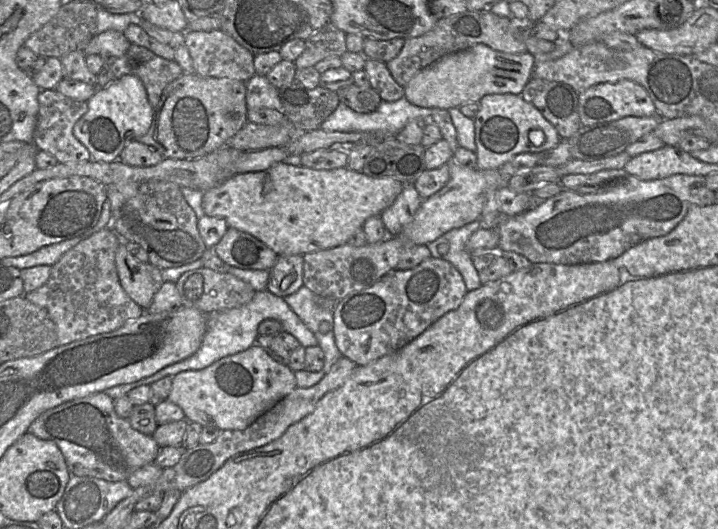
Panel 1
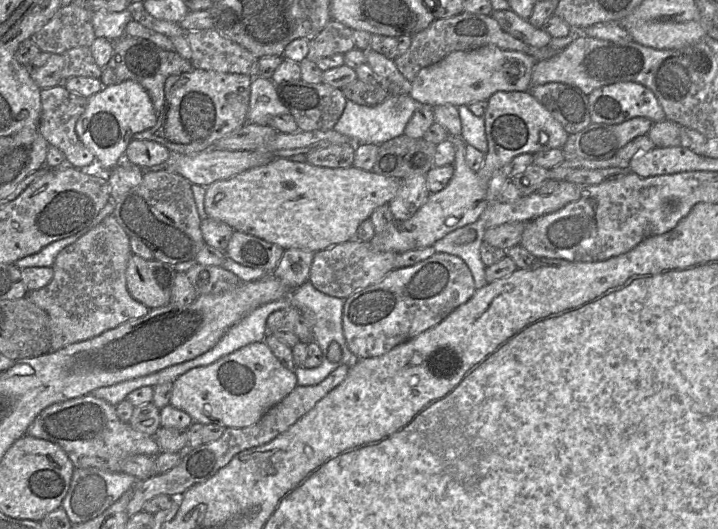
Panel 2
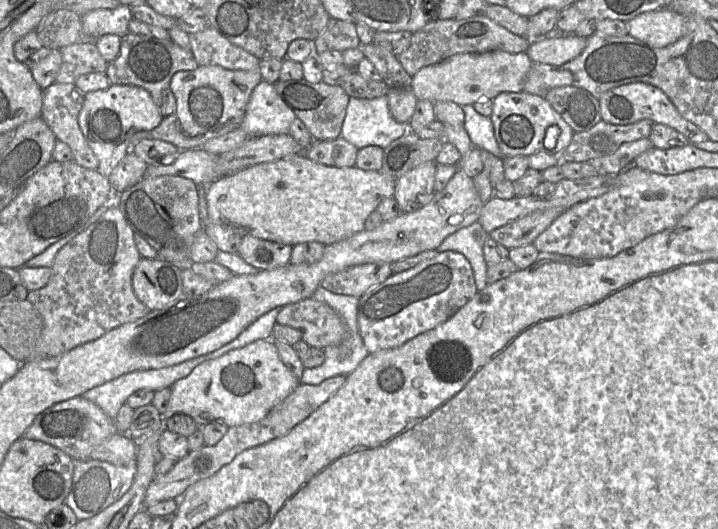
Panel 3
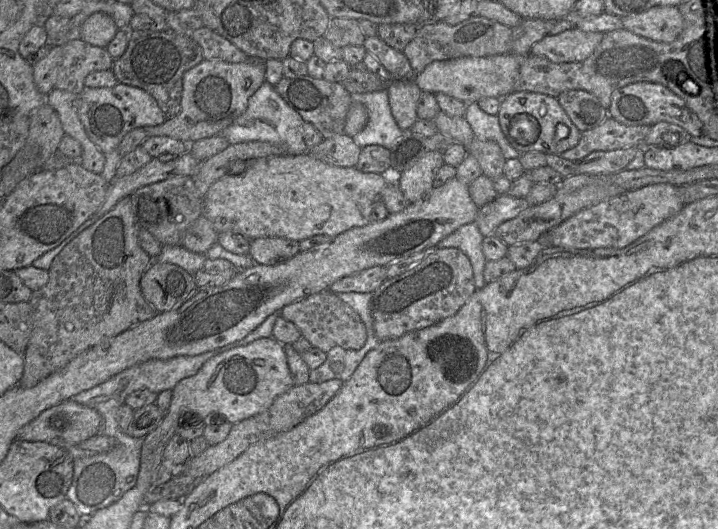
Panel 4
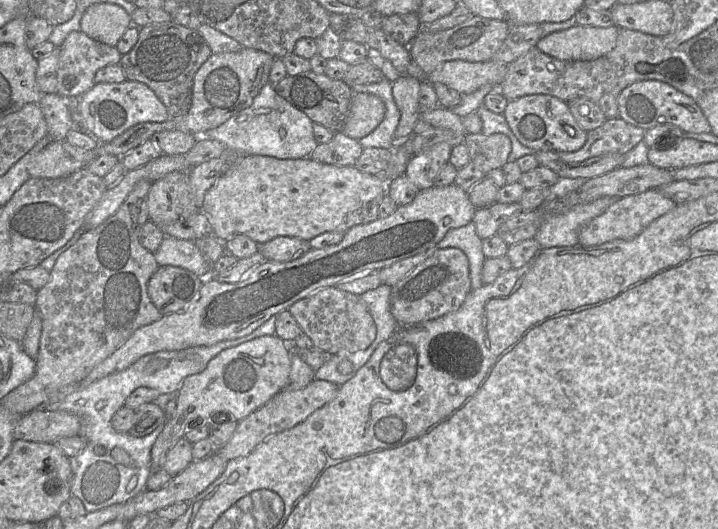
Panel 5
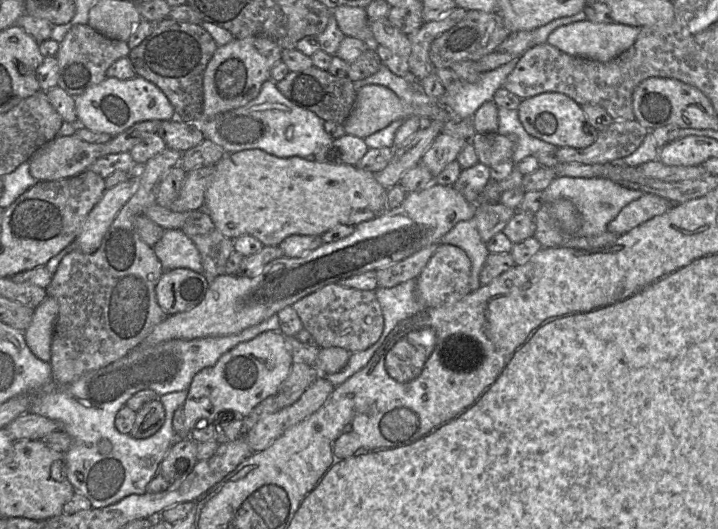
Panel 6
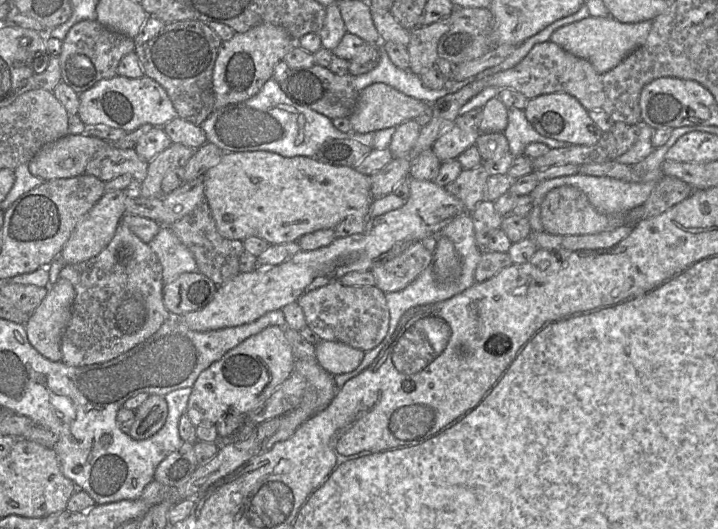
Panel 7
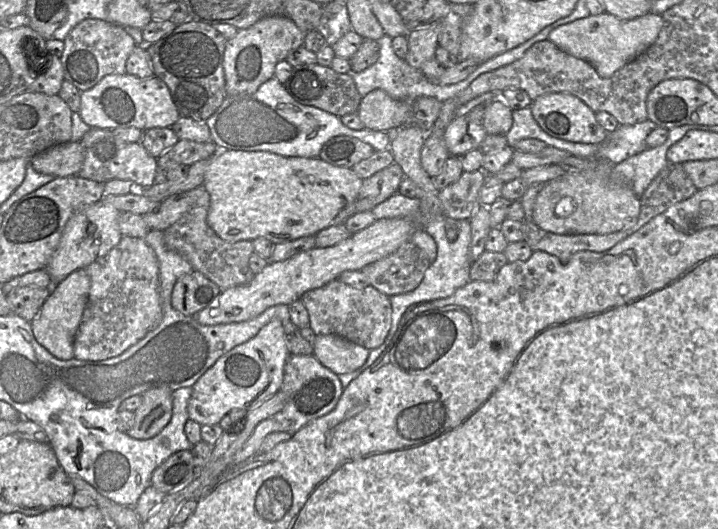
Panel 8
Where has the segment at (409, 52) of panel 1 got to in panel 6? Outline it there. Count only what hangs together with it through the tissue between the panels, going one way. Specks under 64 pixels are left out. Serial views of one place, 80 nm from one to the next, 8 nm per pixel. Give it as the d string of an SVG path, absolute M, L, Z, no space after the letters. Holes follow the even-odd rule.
M468 10L462 20L432 41L429 57L434 70L449 68L459 61L478 61L491 53L509 34L502 17L497 12Z

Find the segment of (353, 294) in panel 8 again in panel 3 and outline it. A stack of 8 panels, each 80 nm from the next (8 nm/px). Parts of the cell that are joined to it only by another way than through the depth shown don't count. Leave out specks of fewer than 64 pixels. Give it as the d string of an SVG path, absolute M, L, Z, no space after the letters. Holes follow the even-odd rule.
M304 299L288 304L278 312L276 323L298 329L310 347L338 346L346 337L346 323L328 304Z

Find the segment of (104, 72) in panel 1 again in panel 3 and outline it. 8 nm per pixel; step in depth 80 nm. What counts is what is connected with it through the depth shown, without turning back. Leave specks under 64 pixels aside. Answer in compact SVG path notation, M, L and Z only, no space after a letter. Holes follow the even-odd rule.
M128 32L121 39L118 56L108 64L106 75L112 85L140 86L151 95L163 117L176 109L176 99L170 88L172 76L181 70L194 70L198 67L190 49L184 49L170 40Z

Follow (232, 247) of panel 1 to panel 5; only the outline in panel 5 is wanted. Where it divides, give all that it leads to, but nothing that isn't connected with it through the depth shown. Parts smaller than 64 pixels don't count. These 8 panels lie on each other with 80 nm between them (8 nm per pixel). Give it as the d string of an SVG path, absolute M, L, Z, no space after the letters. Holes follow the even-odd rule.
M279 236L259 245L258 252L266 261L289 262L311 250L309 241L296 237Z

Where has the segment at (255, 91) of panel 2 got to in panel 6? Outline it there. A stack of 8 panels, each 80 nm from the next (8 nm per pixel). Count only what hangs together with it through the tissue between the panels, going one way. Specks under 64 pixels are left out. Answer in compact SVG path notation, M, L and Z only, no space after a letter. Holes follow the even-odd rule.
M268 79L259 94L244 106L218 113L199 123L206 139L221 146L225 154L249 149L260 149L280 158L298 156L312 158L322 146L334 140L324 129L324 120L288 100Z

